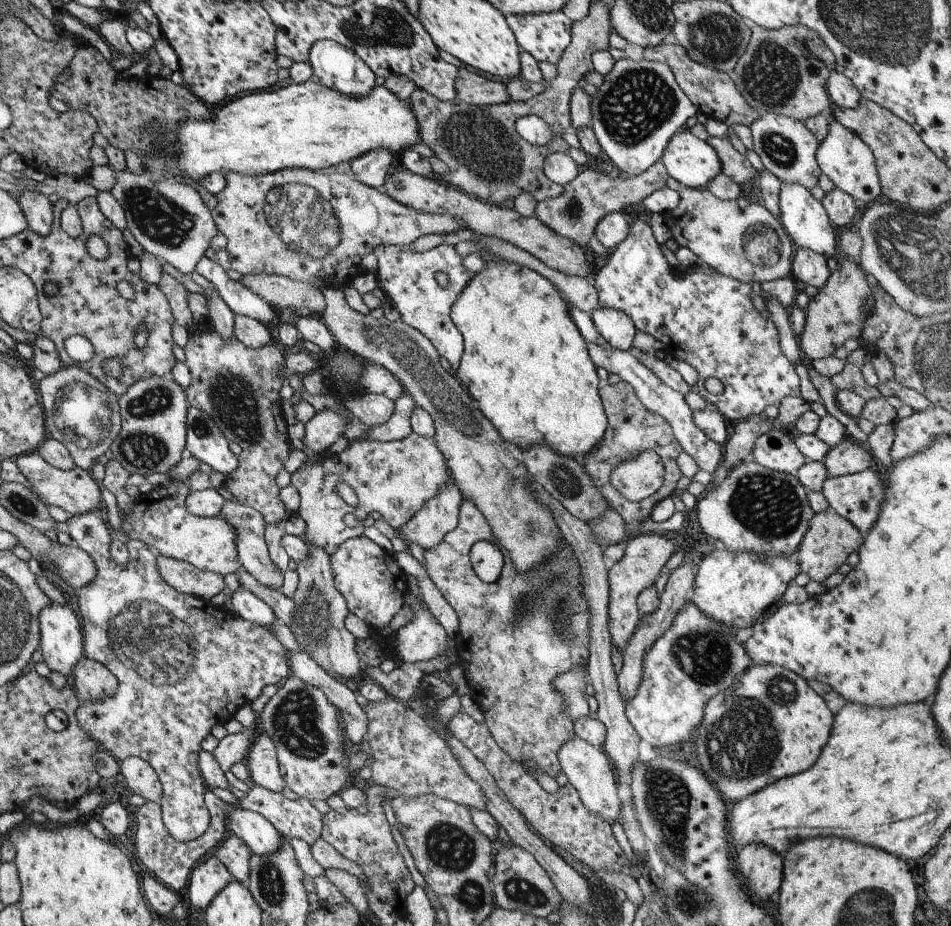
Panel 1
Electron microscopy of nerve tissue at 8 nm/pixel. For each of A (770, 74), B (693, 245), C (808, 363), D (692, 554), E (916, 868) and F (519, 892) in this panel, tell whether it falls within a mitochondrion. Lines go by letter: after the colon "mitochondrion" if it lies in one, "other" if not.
A: mitochondrion
B: other
C: other
D: other
E: other
F: mitochondrion

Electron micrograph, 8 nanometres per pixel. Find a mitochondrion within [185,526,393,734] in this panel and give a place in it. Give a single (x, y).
(317, 620)

